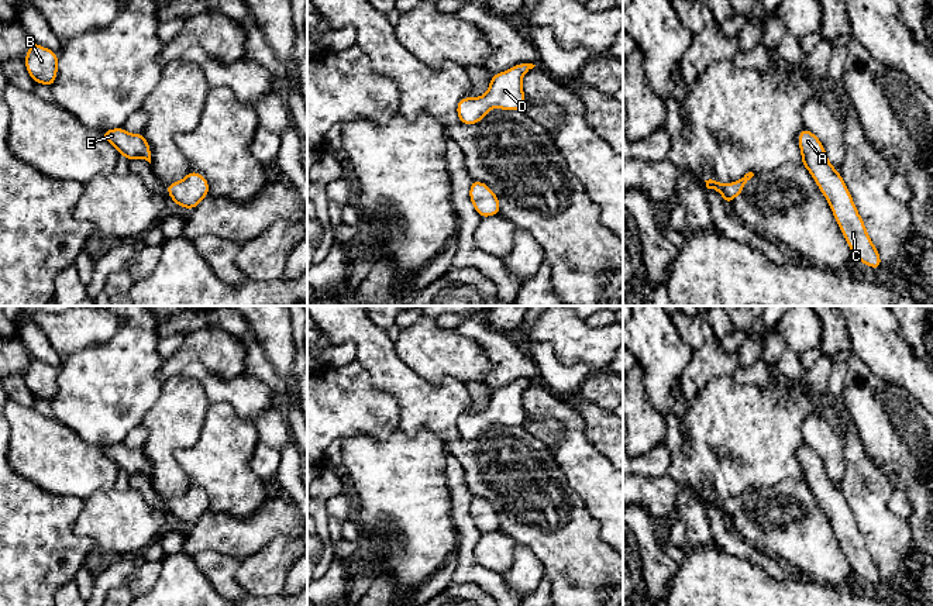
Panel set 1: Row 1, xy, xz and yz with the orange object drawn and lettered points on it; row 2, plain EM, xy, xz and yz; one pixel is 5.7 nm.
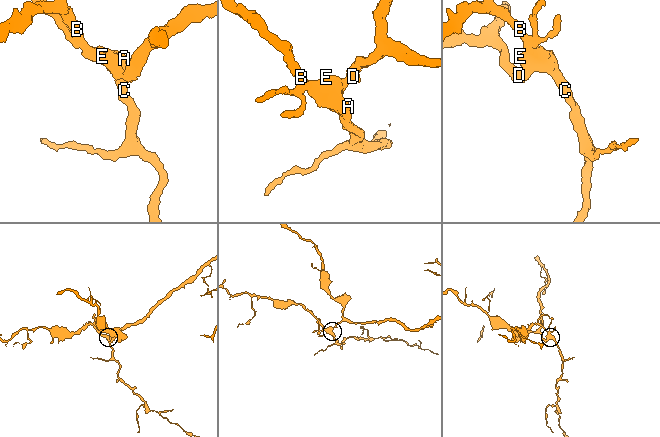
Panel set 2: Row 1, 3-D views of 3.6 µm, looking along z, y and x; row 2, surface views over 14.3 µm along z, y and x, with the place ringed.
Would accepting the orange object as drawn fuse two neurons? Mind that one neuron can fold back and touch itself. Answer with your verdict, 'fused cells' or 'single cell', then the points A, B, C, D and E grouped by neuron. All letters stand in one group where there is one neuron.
single cell; groups A B C D E

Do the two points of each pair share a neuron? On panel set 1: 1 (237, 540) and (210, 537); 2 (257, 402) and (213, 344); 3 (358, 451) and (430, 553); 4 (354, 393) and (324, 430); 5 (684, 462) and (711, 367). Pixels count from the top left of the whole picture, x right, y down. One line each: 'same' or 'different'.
1: same
2: different
3: same
4: same
5: different

